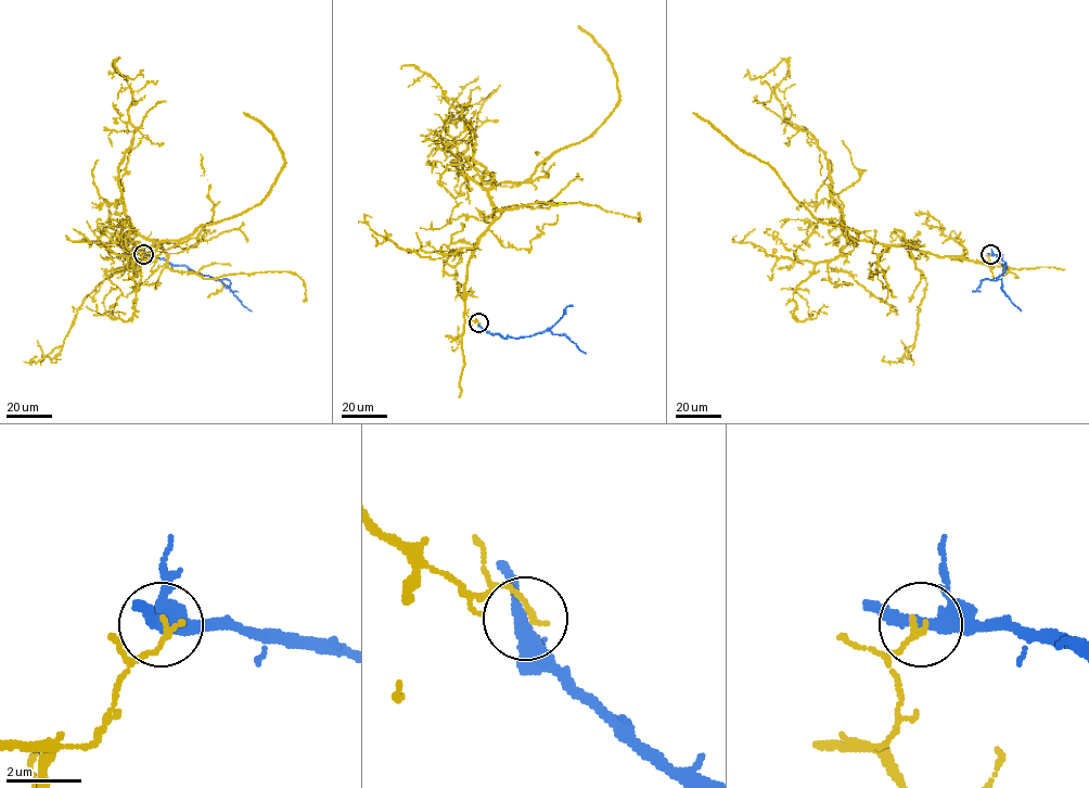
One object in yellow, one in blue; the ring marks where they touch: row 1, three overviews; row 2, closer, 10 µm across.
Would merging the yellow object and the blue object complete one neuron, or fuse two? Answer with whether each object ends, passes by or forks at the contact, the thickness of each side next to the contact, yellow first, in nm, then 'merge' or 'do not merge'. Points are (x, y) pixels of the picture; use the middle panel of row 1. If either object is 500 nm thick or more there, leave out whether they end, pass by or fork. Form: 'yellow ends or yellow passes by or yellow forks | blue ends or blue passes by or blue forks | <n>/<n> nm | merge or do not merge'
yellow ends | blue forks | 160/280 nm | do not merge

